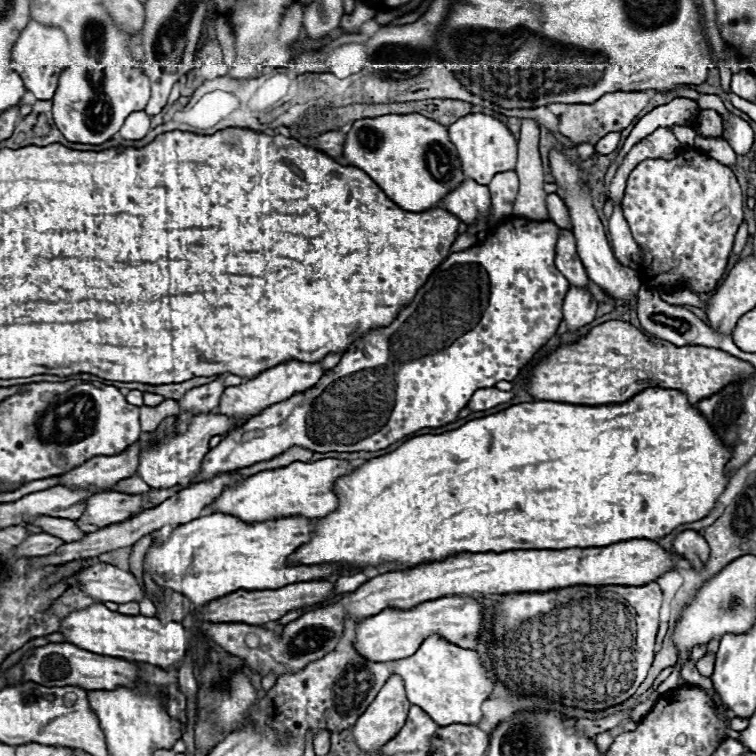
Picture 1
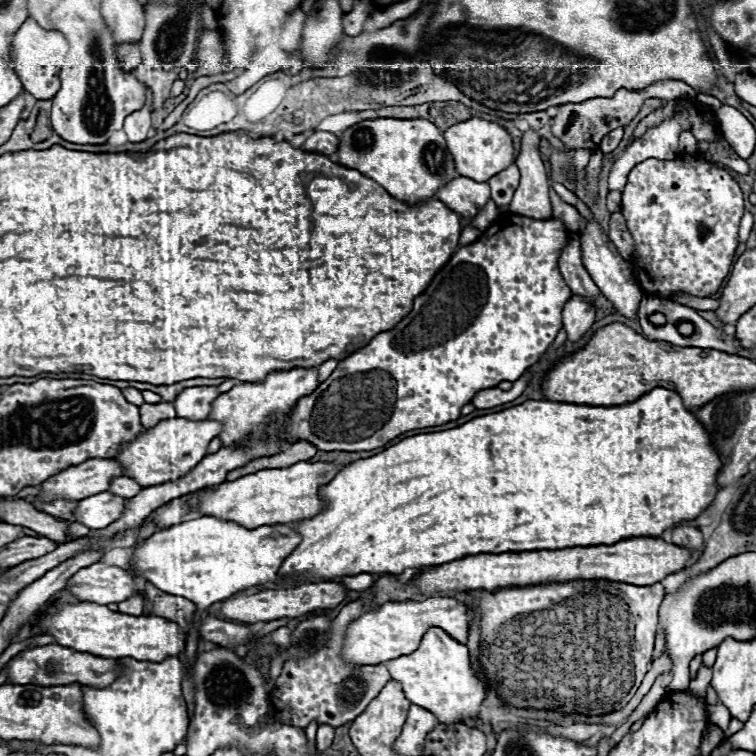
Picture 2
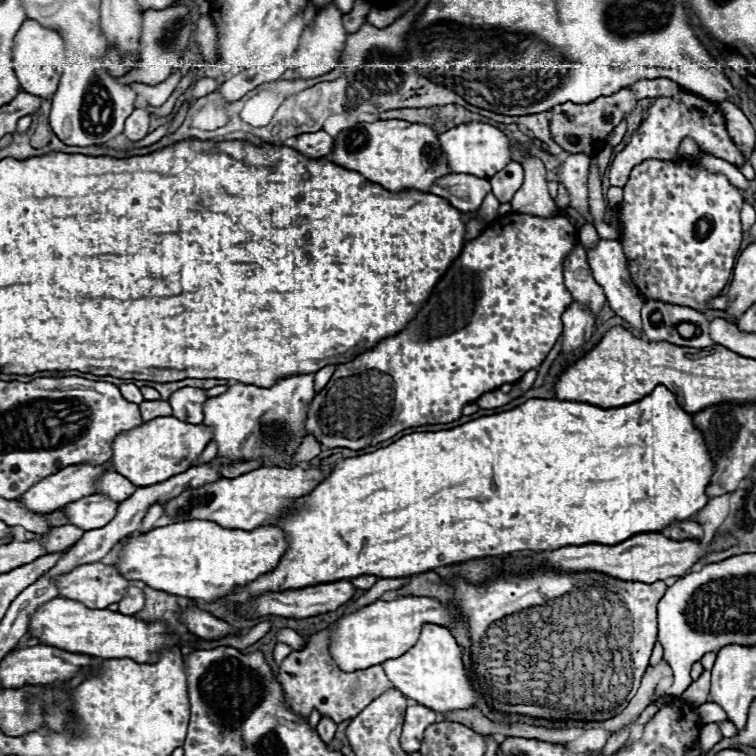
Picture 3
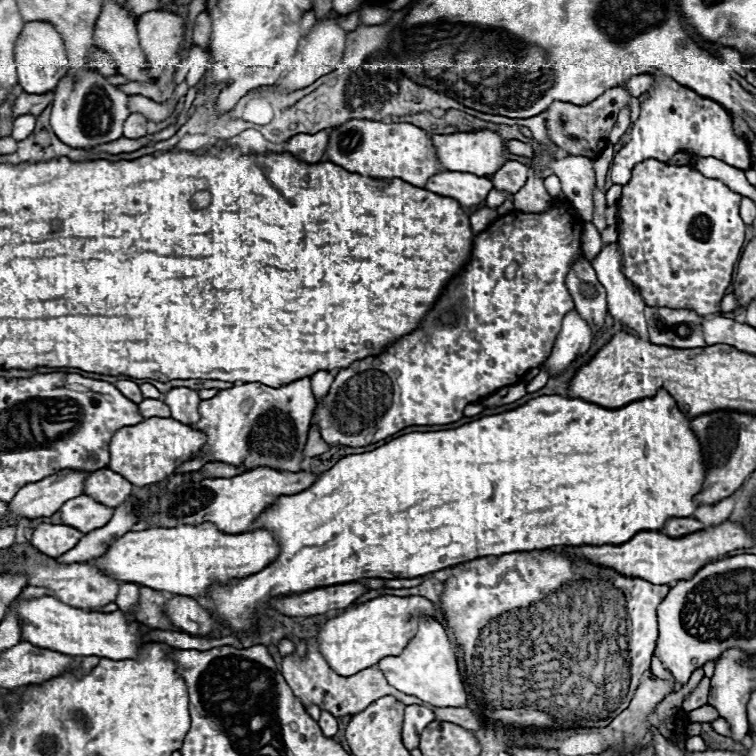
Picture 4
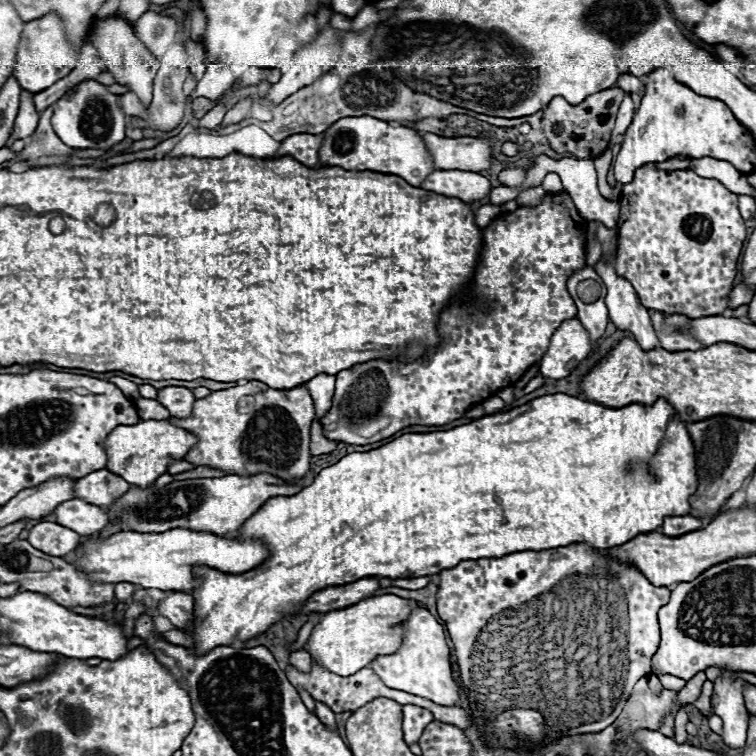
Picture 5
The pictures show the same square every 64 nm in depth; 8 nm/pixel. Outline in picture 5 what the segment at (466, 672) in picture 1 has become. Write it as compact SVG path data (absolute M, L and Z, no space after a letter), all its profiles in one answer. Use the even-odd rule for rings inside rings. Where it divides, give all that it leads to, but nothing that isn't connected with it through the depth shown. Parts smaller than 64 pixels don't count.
M412 608L412 612L402 622L404 636L400 648L394 654L376 656L370 662L374 674L388 686L414 696L428 698L440 706L456 706L460 702L458 686L452 678L450 664L450 648L446 644L444 628L436 622L436 618L426 608Z

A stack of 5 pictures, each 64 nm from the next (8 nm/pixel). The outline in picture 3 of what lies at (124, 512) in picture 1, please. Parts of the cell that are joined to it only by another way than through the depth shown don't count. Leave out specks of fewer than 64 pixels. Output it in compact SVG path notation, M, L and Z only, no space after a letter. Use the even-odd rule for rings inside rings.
M92 494L88 498L80 498L80 500L64 506L64 514L70 524L74 524L86 532L86 530L106 526L116 516L116 508L118 508L118 504L108 500L106 496Z

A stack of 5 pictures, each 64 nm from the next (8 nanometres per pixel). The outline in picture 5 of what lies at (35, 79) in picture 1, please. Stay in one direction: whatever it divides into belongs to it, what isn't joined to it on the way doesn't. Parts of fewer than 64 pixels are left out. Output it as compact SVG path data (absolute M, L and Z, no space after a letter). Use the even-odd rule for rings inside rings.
M50 12L38 20L24 24L22 40L20 40L16 62L14 62L14 78L20 82L20 86L24 90L36 94L40 90L46 90L48 86L52 86L60 78L64 78L76 66L78 58L80 58L80 48L74 46L66 38L64 24L58 18L58 14Z

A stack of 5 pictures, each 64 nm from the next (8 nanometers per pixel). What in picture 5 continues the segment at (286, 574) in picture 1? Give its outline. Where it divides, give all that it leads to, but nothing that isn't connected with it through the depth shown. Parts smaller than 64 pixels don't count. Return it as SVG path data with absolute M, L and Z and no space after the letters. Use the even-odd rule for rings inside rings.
M174 528L174 530L166 530L166 532L150 532L150 534L142 534L142 532L118 532L112 534L108 538L102 536L86 536L80 538L76 550L80 550L78 558L68 558L68 562L72 566L76 566L80 572L84 572L88 576L88 580L98 582L98 584L118 584L118 582L130 582L130 584L138 584L142 588L160 588L160 590L184 590L190 592L196 588L196 578L192 576L192 566L194 564L202 564L220 572L228 572L228 574L242 574L248 572L252 568L256 568L260 562L264 562L264 558L268 558L268 550L260 544L260 542L252 542L252 540L226 540L222 536L210 534L210 532L194 532L194 530L186 530L186 528Z

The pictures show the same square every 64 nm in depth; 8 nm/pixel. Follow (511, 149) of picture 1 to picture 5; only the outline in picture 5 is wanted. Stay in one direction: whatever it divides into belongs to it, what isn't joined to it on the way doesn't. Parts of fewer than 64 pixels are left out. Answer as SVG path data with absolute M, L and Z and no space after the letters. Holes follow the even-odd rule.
M422 134L422 140L432 156L434 168L446 170L488 170L494 162L490 140L480 138L442 138Z

